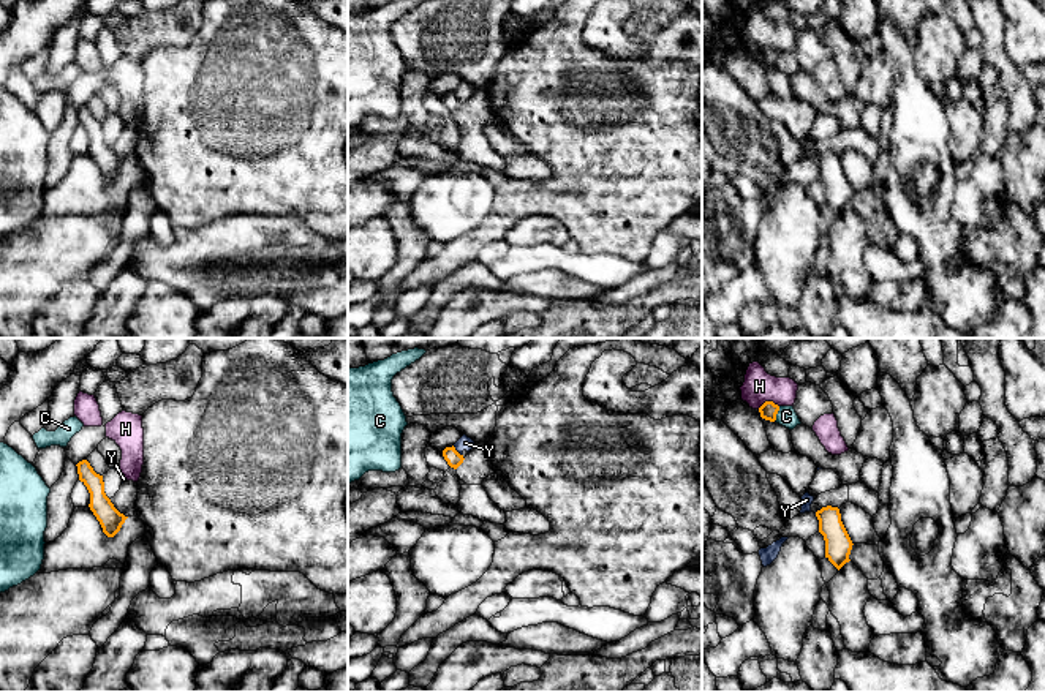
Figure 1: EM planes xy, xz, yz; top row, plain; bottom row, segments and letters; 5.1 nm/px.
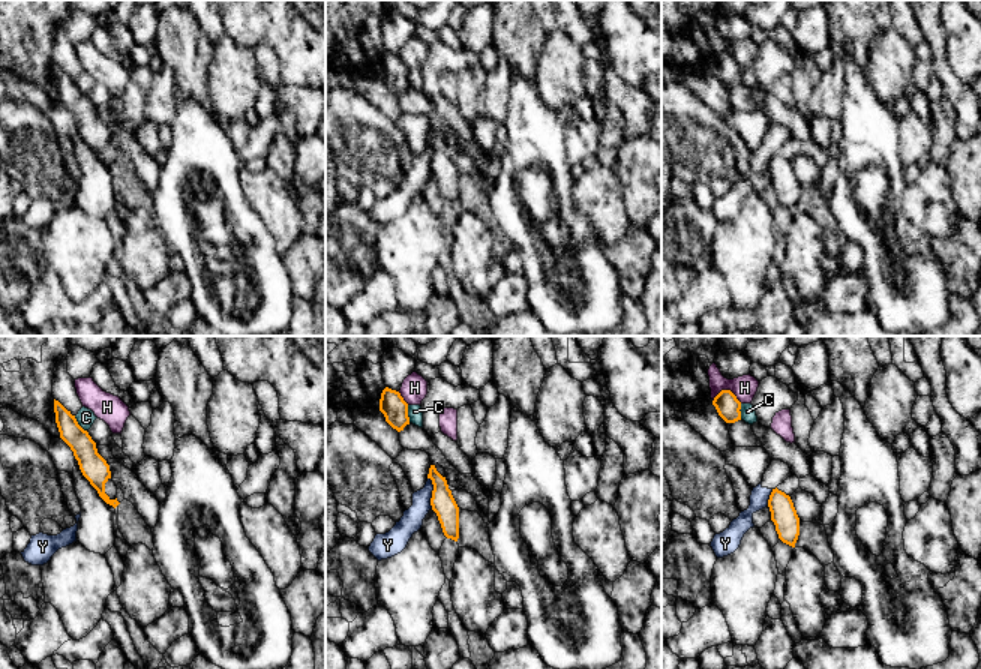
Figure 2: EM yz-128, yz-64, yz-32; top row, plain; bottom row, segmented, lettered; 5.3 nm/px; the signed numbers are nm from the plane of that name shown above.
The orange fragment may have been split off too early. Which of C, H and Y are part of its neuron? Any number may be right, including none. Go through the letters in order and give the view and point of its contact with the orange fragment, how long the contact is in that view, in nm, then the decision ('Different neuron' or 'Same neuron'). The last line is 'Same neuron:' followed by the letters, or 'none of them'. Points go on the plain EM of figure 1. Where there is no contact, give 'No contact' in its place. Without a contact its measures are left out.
C: Touches orange at yz (777, 59). Shared border 90 nm. Different neuron
H: Touches orange at yz (767, 48). Shared border 110 nm. Different neuron
Y: Touches orange at xz (456, 97). Shared border 80 nm. Different neuron
Same neuron: none of them

